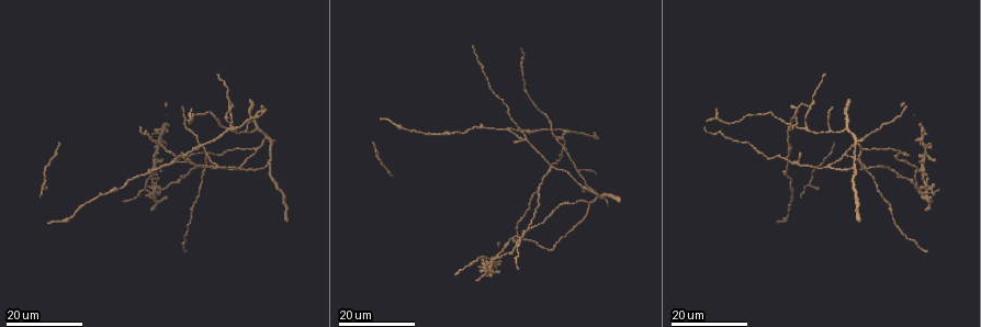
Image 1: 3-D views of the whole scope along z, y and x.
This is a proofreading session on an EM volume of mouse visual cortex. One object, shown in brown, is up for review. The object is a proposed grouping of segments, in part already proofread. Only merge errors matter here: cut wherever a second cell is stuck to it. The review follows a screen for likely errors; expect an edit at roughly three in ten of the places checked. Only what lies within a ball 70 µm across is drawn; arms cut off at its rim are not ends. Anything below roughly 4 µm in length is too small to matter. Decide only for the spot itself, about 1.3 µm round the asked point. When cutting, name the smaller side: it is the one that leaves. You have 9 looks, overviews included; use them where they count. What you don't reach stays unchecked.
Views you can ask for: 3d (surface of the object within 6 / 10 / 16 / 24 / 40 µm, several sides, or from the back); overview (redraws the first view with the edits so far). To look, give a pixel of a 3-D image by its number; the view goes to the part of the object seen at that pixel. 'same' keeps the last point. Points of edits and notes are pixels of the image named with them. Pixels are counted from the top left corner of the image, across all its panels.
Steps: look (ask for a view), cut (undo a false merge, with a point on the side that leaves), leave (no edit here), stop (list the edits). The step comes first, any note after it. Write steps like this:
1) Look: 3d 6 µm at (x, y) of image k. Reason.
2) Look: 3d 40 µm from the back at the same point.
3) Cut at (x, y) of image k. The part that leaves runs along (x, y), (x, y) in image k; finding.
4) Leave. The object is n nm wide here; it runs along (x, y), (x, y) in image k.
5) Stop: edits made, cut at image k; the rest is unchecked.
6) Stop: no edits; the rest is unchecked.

Look: 3d 24 µm at (193, 162) of image 1. Two arms at a narrow angle.

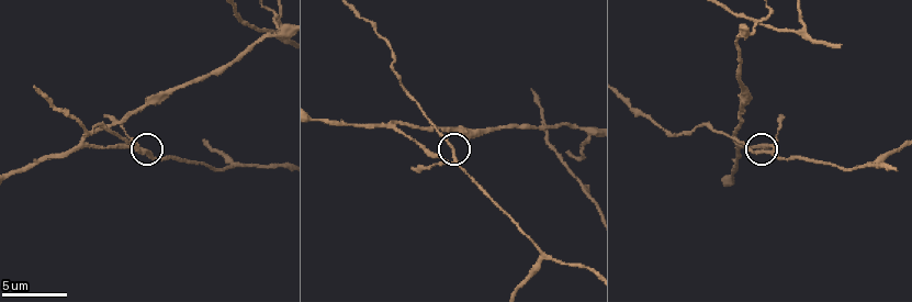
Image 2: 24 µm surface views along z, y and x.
Look: 3d 10 µm at (147, 152) of image 2. Closer look.

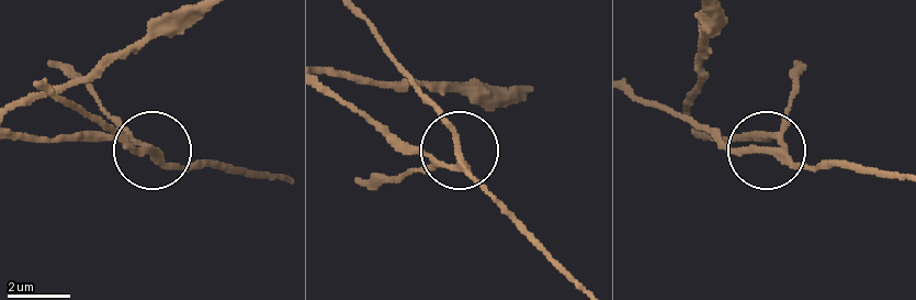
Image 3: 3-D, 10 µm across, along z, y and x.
Cut at (88, 132) of image 3. The part that leaves runs along (776, 139), (708, 139) in image 3; a second cell is stuck on.

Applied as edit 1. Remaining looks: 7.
Look: overview.

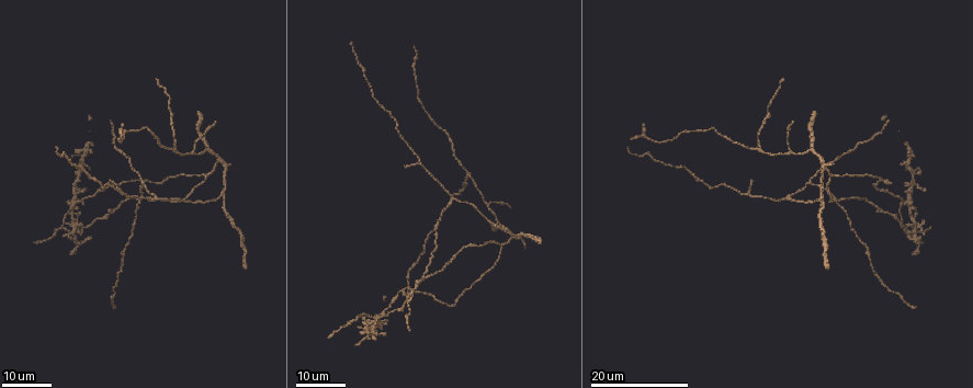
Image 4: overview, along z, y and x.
Look: 3d 24 µm at (471, 174) of image 4. Three arms meet.

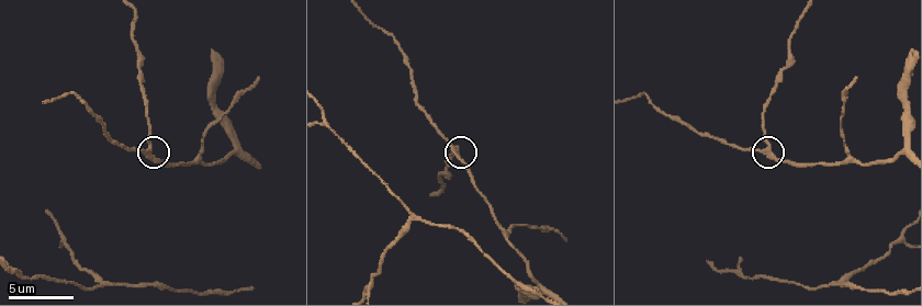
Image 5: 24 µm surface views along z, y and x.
Look: 3d 10 µm at (767, 145) of image 5. Closer look.

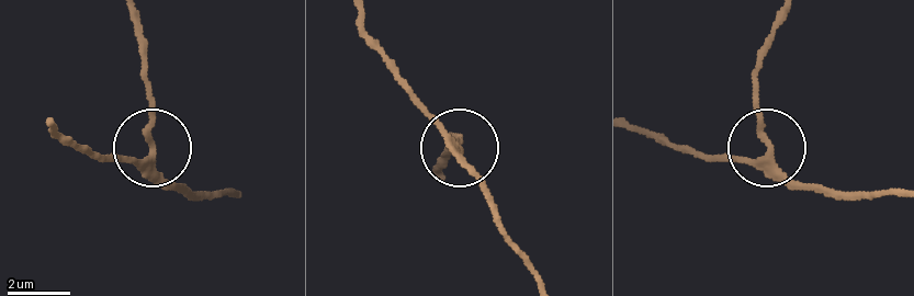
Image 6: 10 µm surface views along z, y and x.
Leave. 3 arms meet here; continuous, no second cell.

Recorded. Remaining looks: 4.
Look: 3d 10 µm at (105, 283) of image 5. Branch point.

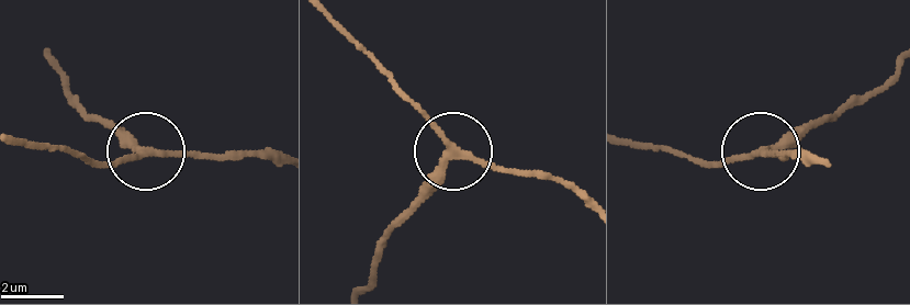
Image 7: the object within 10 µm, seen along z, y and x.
Leave. 3 arms meet here; it runs along (782, 157), (751, 151), (698, 165) in image 7; one cell here.

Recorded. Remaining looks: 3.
Look: 3d 16 µm at (74, 207) of image 4. Four-way junction.

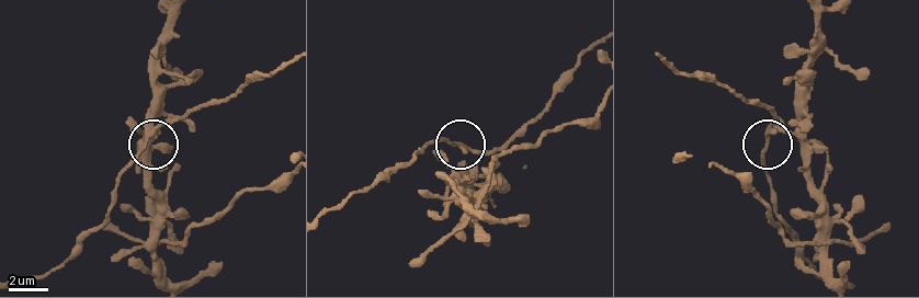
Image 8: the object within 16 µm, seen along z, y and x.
Look: 3d 10 µm at (455, 142) of image 8.

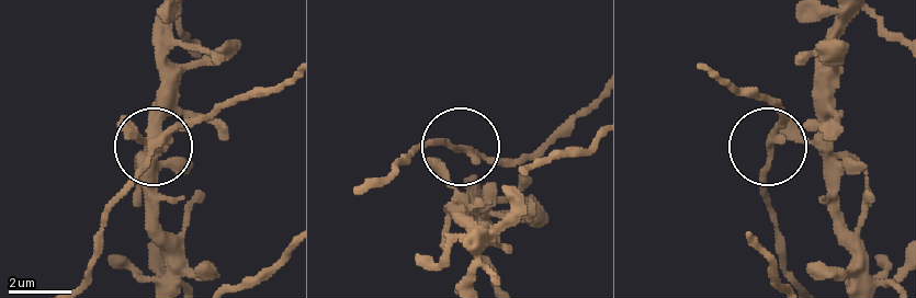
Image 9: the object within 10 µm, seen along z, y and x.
Leave. The side arm is 14 µm long; it runs along (289, 78), (178, 125), (110, 208) in image 9; one cell here.

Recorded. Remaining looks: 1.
Stop: edits made, cut at image 3; the rest is unchecked.

